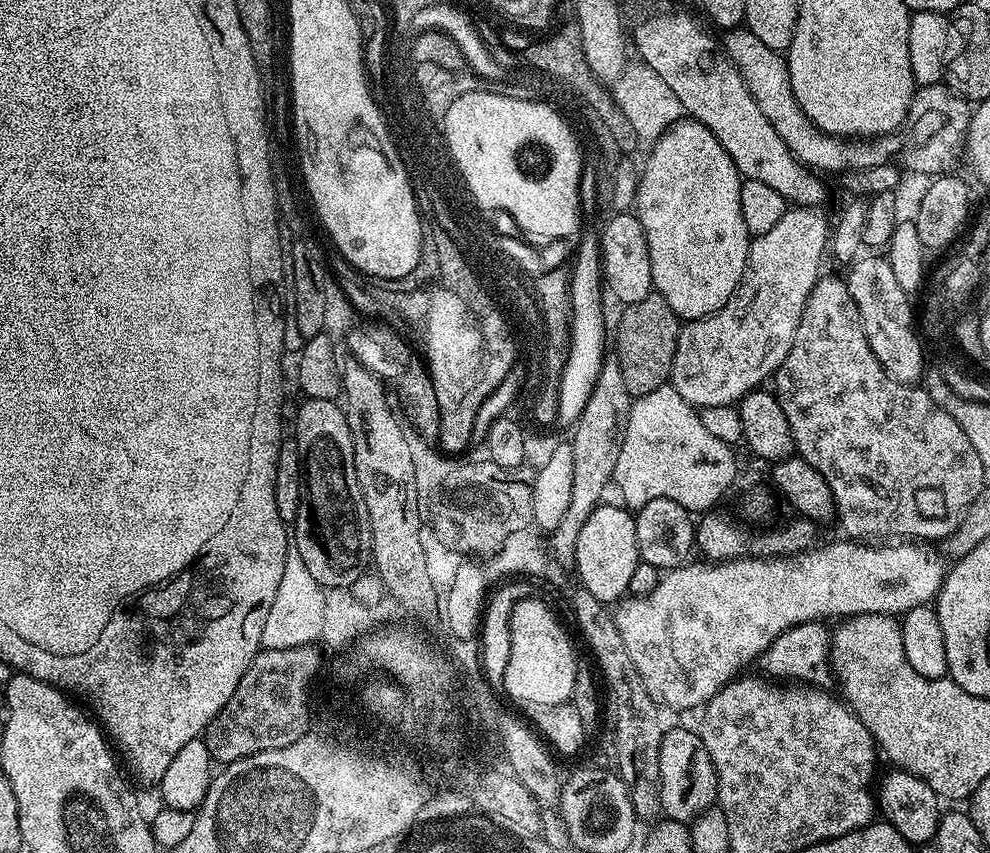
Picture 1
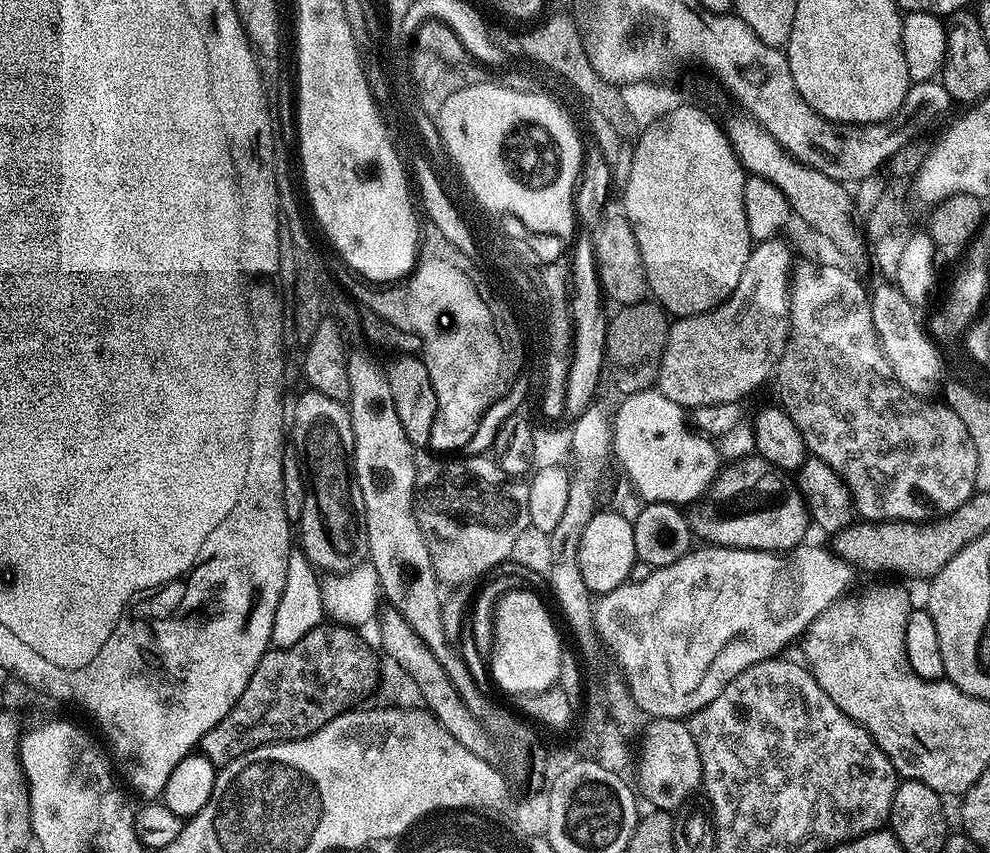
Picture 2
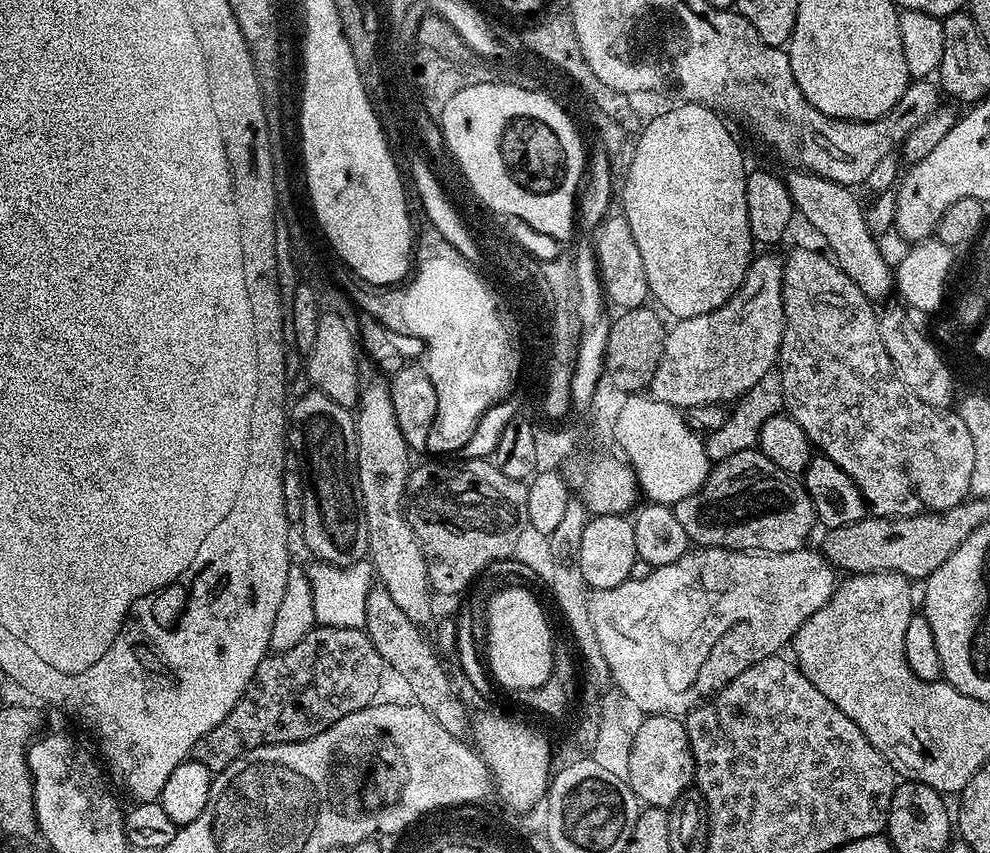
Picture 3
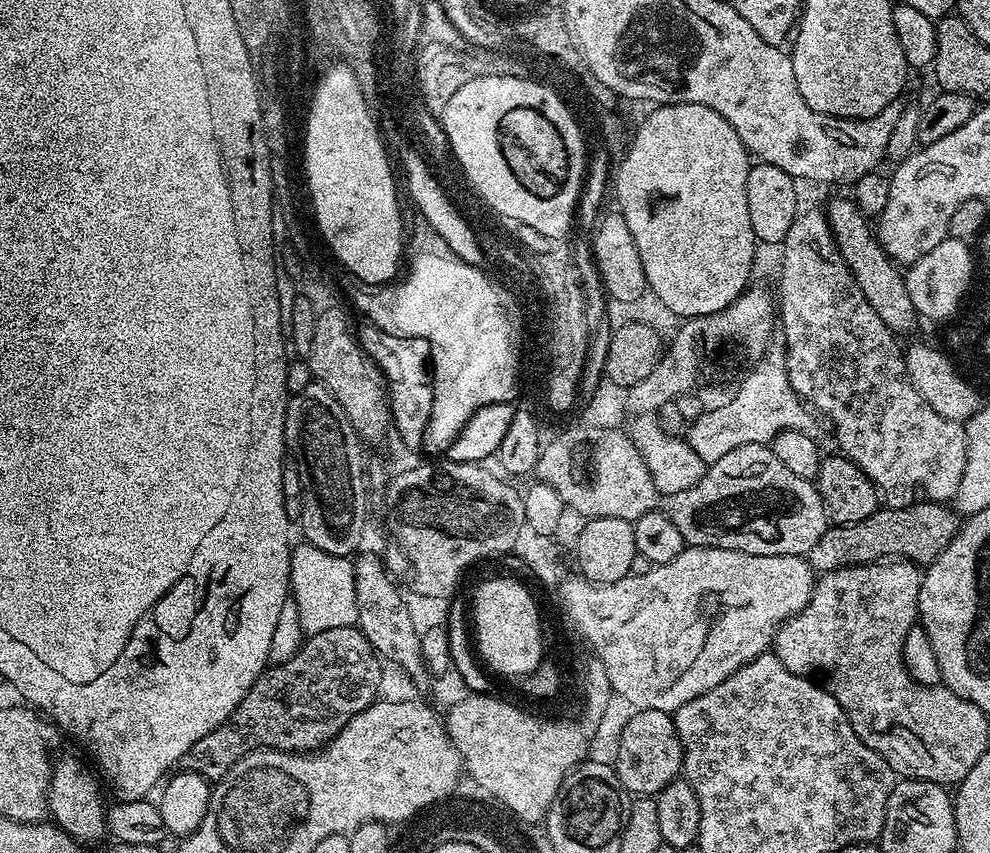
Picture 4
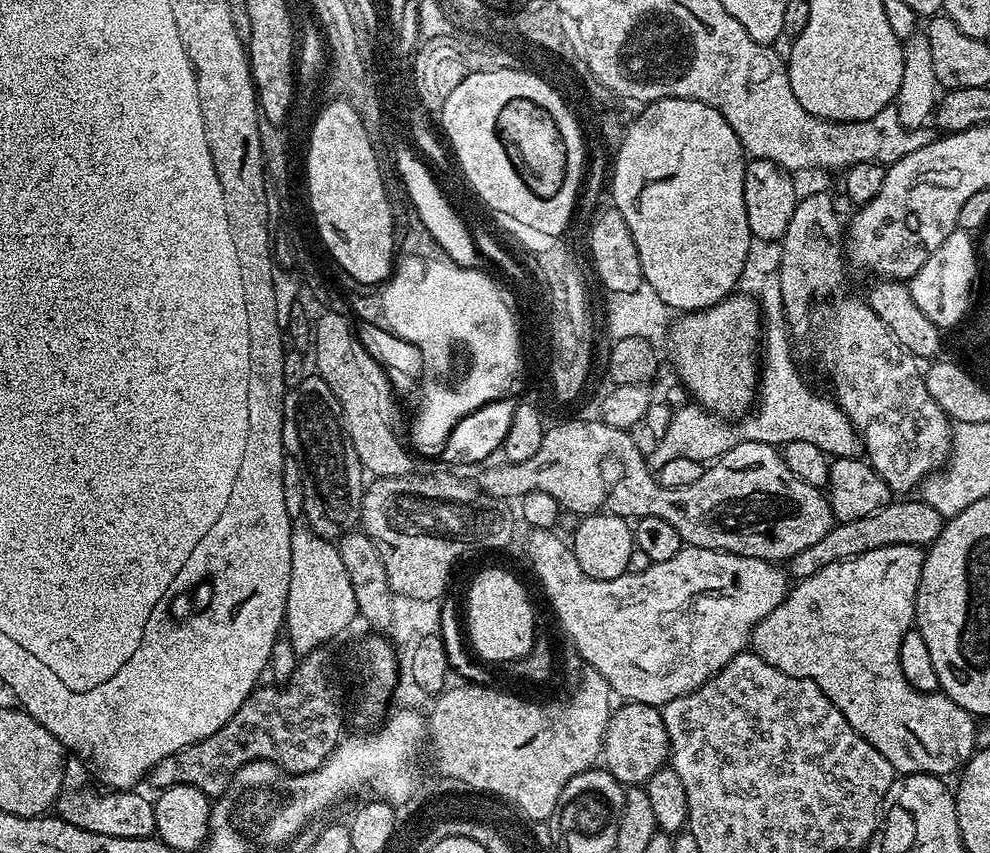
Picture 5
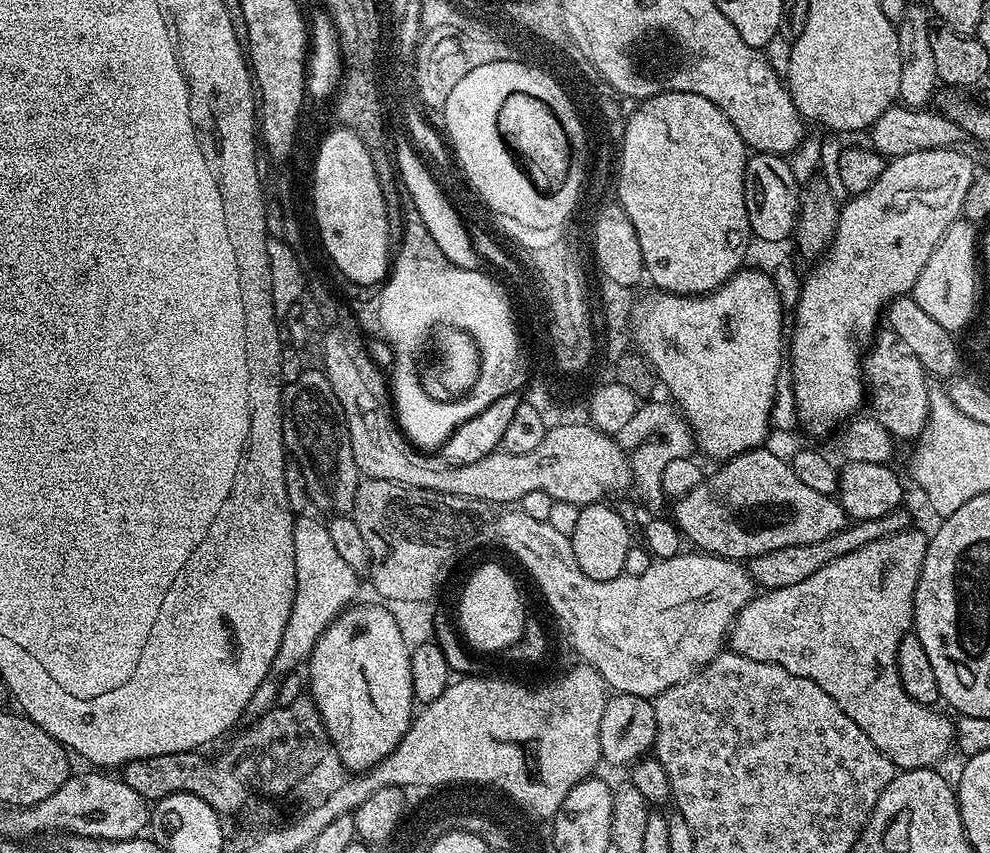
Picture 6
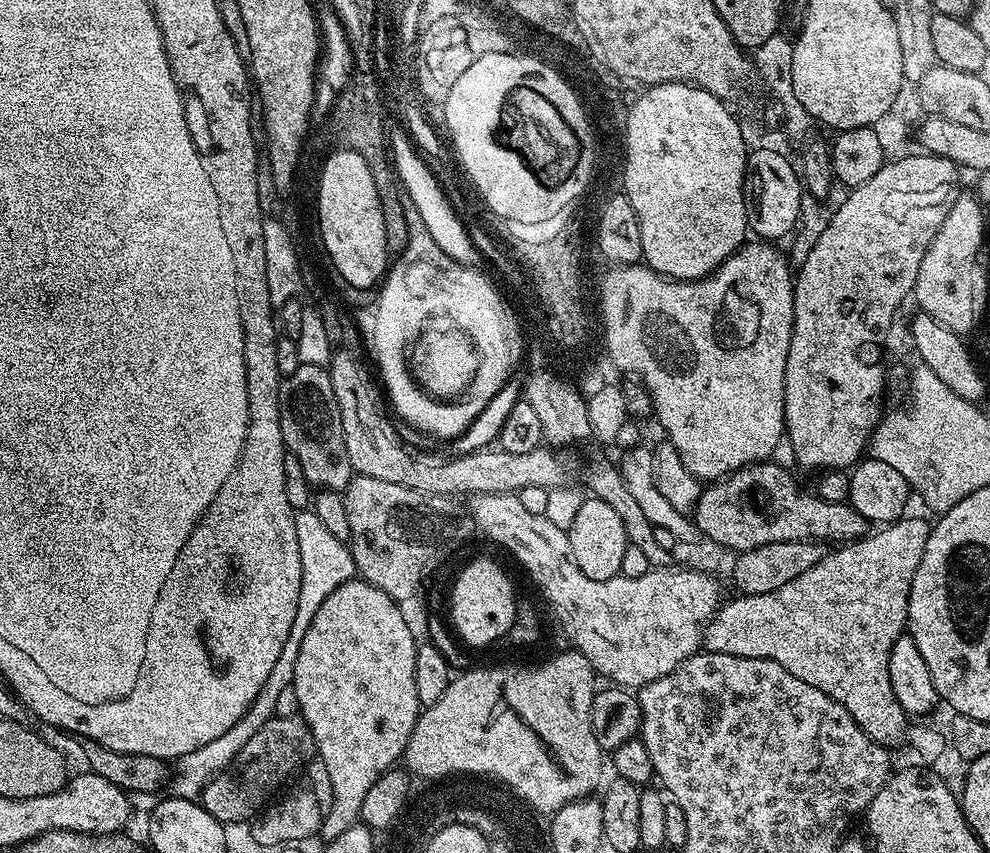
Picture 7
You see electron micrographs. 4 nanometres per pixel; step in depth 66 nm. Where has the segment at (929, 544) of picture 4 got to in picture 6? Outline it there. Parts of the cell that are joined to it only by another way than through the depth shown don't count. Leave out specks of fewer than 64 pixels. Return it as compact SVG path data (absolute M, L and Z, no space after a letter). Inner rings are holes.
M897 510L882 518L849 523L848 527L843 528L838 534L830 538L822 538L822 542L810 542L806 546L786 546L782 550L770 550L770 554L758 554L753 560L747 561L746 567L752 575L753 585L761 589L771 590L782 586L794 586L798 582L803 582L805 578L810 578L810 574L822 570L822 566L834 562L834 558L842 558L842 554L850 554L878 538L905 531L908 527L907 514L904 510Z

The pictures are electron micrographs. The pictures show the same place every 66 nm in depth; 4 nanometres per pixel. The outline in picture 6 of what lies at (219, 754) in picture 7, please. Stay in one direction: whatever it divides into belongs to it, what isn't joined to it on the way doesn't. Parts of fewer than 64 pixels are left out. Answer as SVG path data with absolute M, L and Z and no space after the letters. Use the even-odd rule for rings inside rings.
M310 514L299 515L294 521L295 594L289 621L286 622L282 643L266 678L247 704L246 714L255 718L277 705L286 676L299 665L305 665L310 653L325 629L356 599L359 575L339 555L328 532L327 525Z

